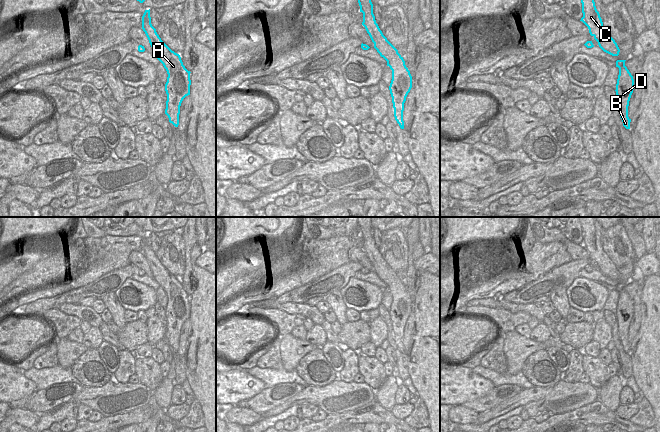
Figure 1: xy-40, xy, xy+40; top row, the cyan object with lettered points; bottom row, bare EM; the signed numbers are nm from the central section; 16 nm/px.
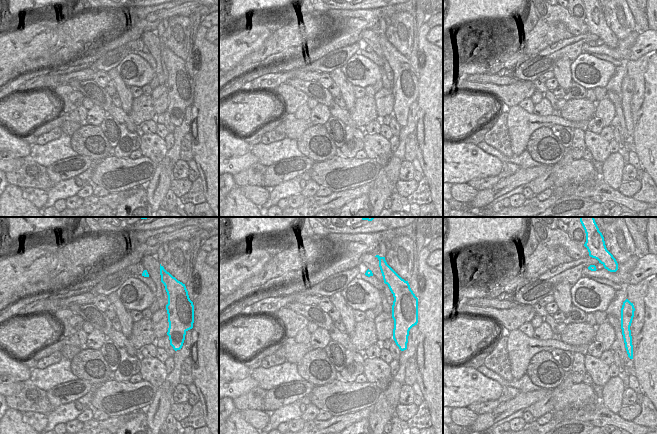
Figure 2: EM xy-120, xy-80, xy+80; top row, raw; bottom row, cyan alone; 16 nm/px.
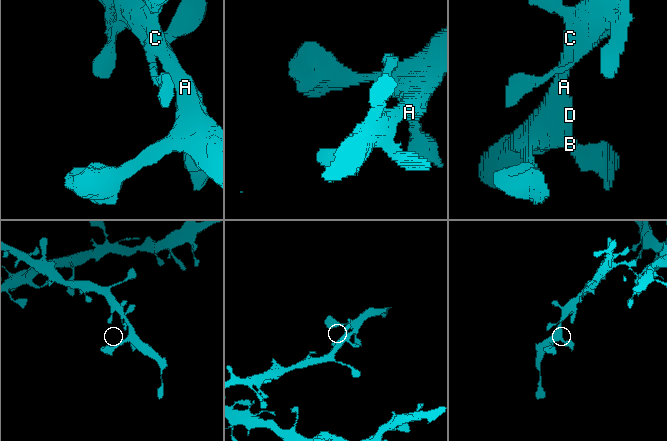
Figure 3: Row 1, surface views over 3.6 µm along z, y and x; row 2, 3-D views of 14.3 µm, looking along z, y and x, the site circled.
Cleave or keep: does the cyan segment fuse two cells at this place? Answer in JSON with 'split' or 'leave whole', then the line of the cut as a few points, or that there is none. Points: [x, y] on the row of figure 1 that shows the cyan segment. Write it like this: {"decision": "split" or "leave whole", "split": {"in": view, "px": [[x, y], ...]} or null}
{"decision": "leave whole", "split": null}

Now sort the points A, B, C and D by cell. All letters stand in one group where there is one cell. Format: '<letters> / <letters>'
A B C D

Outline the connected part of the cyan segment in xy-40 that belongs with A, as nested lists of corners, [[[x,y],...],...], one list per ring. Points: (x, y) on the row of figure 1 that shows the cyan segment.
[[[150,9],[145,10],[142,16],[142,29],[149,40],[154,56],[167,71],[165,114],[169,122],[178,127],[181,103],[186,96],[190,95],[191,72],[183,65],[180,55],[172,51],[157,34],[151,24]]]

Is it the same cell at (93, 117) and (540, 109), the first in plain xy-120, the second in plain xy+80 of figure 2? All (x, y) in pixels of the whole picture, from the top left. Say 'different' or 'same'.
same

